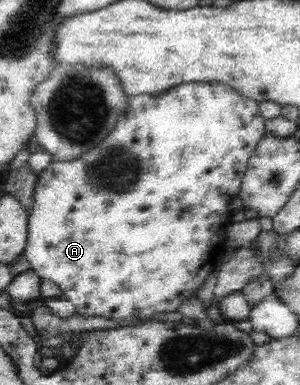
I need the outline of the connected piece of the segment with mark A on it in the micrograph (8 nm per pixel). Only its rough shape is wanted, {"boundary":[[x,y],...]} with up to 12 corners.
{"boundary":[[219,83],[134,95],[54,159],[23,252],[148,319],[226,252],[267,132]]}

